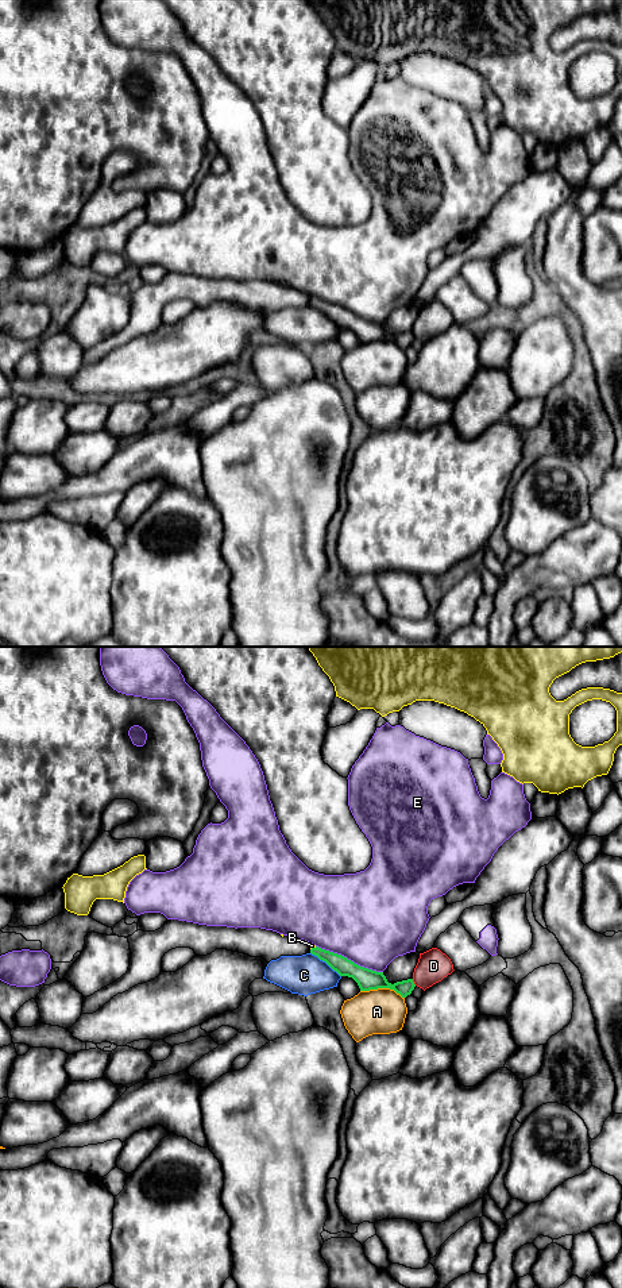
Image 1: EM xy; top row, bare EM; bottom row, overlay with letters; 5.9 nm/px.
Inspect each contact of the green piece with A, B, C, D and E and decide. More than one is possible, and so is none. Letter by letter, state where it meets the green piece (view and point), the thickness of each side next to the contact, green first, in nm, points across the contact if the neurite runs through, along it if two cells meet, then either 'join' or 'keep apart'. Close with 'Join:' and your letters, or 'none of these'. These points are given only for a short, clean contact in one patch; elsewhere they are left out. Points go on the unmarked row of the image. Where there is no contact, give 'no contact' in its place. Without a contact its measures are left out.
A: meets green in xy at (382, 339); 130 nm thick on the green side, 280 nm on the other; border along xy (360, 342), (393, 340), (404, 350); keep apart
B: meets green in xy at (313, 300); 110 nm thick on the green side, 20 nm on the other; keep apart
C: meets green in xy at (325, 313); 110 nm thick on the green side, 240 nm on the other; border along xy (310, 304), (324, 312), (340, 328); keep apart
D: meets green in xy at (413, 334); 110 nm thick on the green side, 190 nm on the other; keep apart
E: meets green in xy at (350, 312); 130 nm thick on the green side, 500 nm on the other; keep apart
Join: none of these

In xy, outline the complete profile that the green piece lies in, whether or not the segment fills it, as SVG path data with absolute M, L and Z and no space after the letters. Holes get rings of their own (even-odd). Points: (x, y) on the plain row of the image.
M318 298L312 300L310 305L317 308L320 312L325 313L340 328L352 329L358 335L360 343L390 340L394 342L397 346L399 346L402 350L406 350L407 347L412 346L412 343L416 339L413 331L391 336L387 333L383 324L376 324L360 319L341 306L321 301Z

